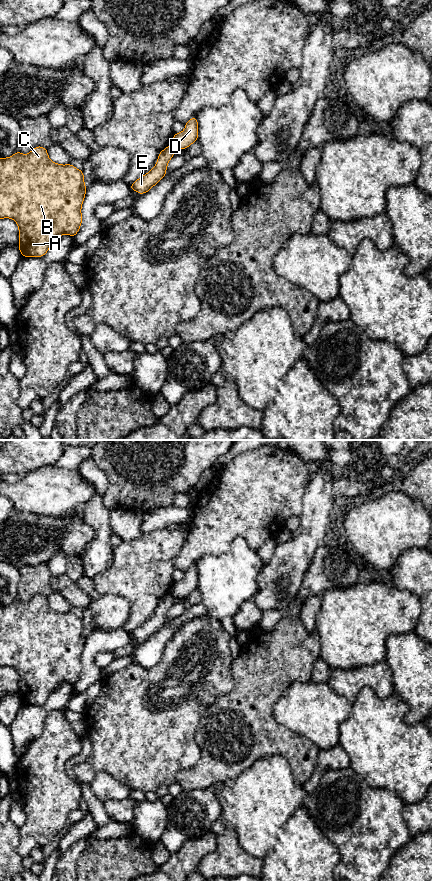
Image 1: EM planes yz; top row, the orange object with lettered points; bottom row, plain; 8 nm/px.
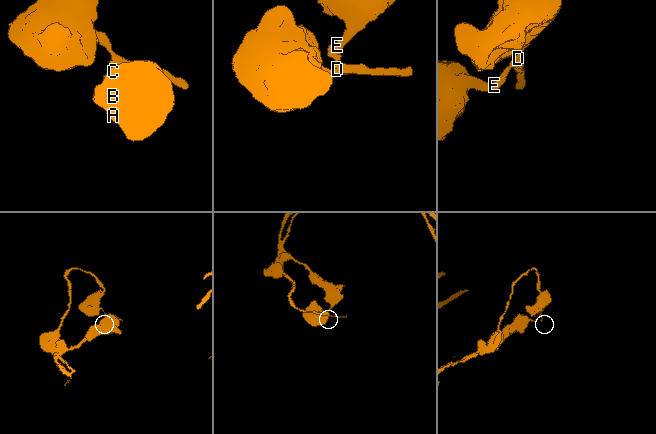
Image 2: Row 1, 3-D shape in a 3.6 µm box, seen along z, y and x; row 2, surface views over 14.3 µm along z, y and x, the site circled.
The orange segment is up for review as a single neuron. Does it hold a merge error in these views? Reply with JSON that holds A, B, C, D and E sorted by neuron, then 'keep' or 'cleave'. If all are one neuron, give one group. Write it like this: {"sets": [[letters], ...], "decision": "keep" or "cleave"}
{"sets": [["A", "B", "C", "E"], ["D"]], "decision": "cleave"}

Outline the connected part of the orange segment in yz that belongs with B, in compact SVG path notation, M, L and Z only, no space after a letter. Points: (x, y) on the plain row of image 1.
M37 594L27 603L17 599L9 606L0 606L0 667L12 666L16 669L19 675L18 695L22 704L39 706L62 682L75 685L82 670L81 654L86 638L83 619L71 612L52 610L44 595Z

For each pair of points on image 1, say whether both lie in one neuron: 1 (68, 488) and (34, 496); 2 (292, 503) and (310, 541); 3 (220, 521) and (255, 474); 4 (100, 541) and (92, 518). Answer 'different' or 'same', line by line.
1: same
2: different
3: same
4: same

